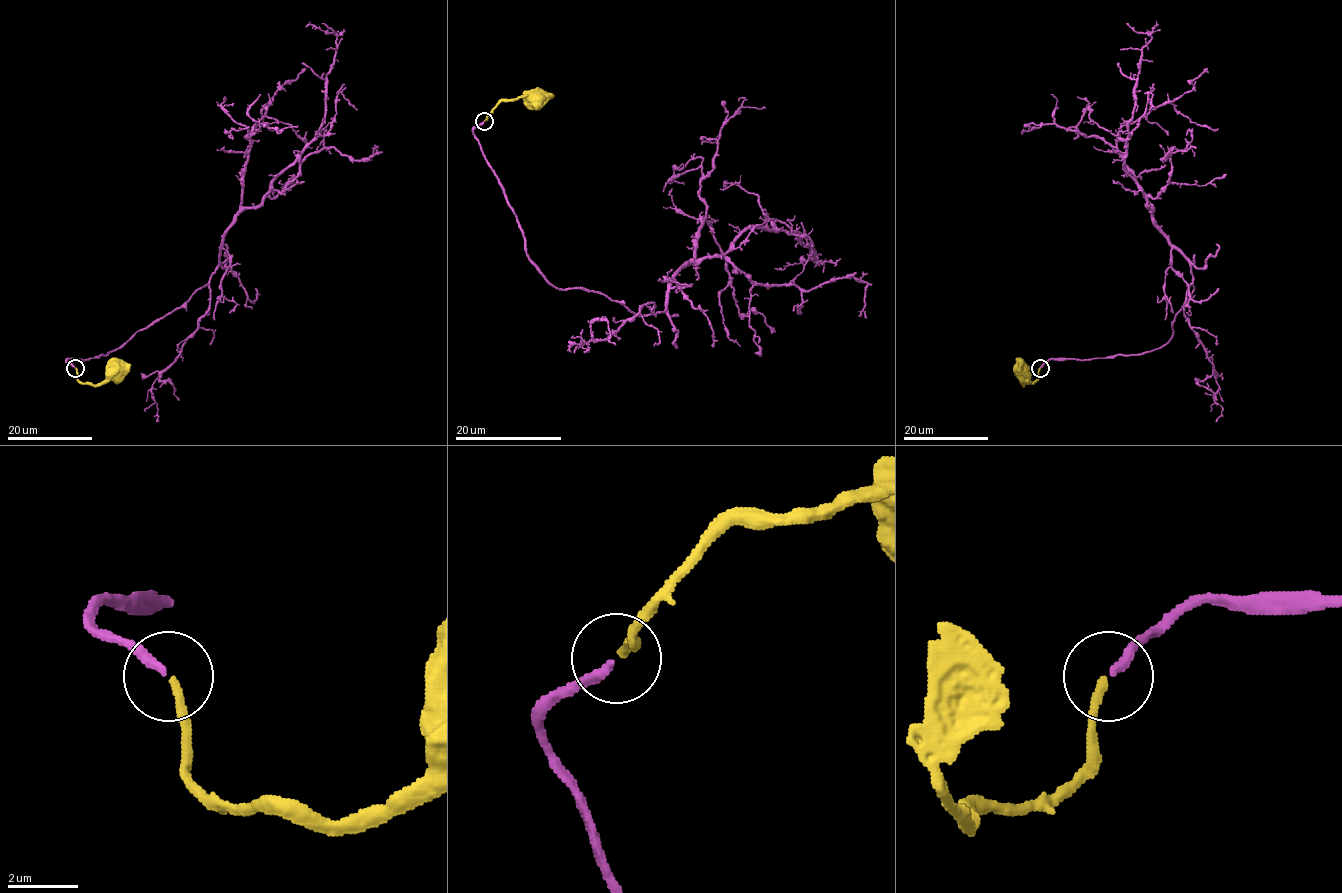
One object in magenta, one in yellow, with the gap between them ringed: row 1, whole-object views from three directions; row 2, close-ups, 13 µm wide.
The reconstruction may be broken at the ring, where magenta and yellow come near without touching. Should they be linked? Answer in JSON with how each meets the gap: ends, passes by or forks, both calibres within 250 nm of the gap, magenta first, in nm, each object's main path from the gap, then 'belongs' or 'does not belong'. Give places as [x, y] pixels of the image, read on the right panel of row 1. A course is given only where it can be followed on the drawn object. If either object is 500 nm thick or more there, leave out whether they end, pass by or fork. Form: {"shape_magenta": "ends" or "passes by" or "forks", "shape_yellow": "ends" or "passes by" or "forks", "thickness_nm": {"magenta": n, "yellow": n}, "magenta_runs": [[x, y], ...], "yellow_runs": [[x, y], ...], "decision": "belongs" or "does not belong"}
{"shape_magenta": "ends", "shape_yellow": "ends", "thickness_nm": {"magenta": 260, "yellow": 240}, "magenta_runs": [[1040, 367], [1053, 359], [1157, 349], [1193, 291], [1189, 261], [1125, 170], [1138, 65], [1156, 27]], "yellow_runs": [[1040, 367], [1037, 378], [1030, 383], [1021, 382], [1023, 372]], "decision": "belongs"}

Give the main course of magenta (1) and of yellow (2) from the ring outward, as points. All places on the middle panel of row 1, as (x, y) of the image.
1: (483, 121), (474, 137), (529, 260), (558, 288), (653, 313), (686, 264), (749, 228), (814, 251), (774, 268)
2: (485, 121), (502, 101), (522, 97), (533, 100)

